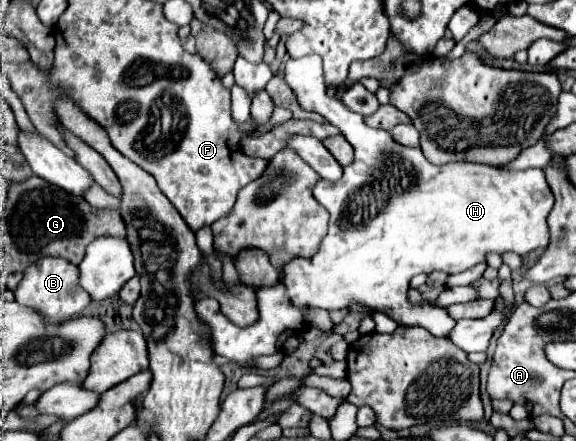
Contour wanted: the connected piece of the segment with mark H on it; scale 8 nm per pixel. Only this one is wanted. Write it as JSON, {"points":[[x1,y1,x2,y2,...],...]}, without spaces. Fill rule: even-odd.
{"points":[[317,55,289,59,285,65,285,81,295,91,299,105,307,111,321,113,329,123,341,129,343,137,353,145,355,159,351,165,343,169,343,177,335,183,317,181,313,187,313,197,319,205,323,205,329,215,329,233,321,241,319,251,313,257,295,257,283,267,281,279,271,287,255,287,257,303,259,303,259,319,249,327,237,327,225,319,219,311,217,299,199,299,195,301,197,317,209,327,211,349,215,355,227,357,237,365,247,365,255,369,255,359,261,355,275,355,283,349,283,343,305,329,307,309,325,309,325,311,341,311,351,305,361,305,371,311,385,313,397,325,403,327,425,327,437,337,447,337,453,329,453,319,445,308,432,304,415,305,407,297,409,281,417,273,445,271,445,273,461,273,481,261,485,261,485,253,495,251,515,251,517,255,525,255,529,251,545,249,549,239,547,235,547,215,553,207,553,193,545,181,545,173,541,169,527,171,503,171,491,165,479,163,445,163,433,165,425,159,419,147,403,147,391,139,391,135,383,129,373,129,365,125,363,115,351,111,341,99,327,97,323,67],[371,205,377,209,375,217,371,217]]}

